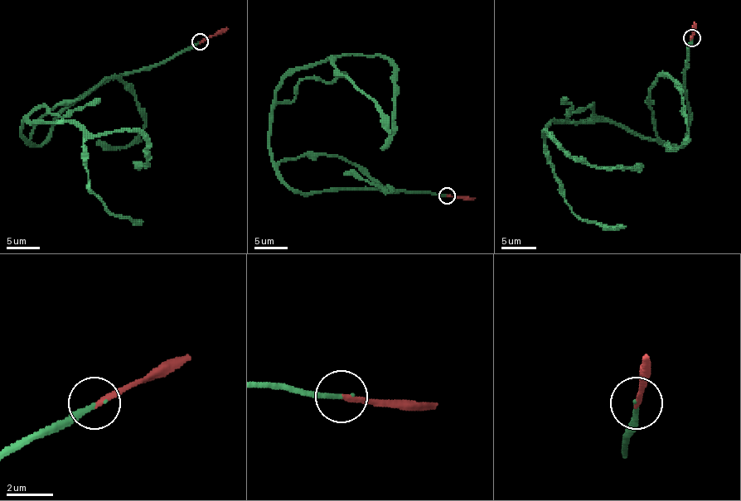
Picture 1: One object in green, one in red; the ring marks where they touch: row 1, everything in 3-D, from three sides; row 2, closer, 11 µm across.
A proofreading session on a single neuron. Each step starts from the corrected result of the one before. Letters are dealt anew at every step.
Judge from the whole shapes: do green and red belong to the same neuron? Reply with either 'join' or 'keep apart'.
join

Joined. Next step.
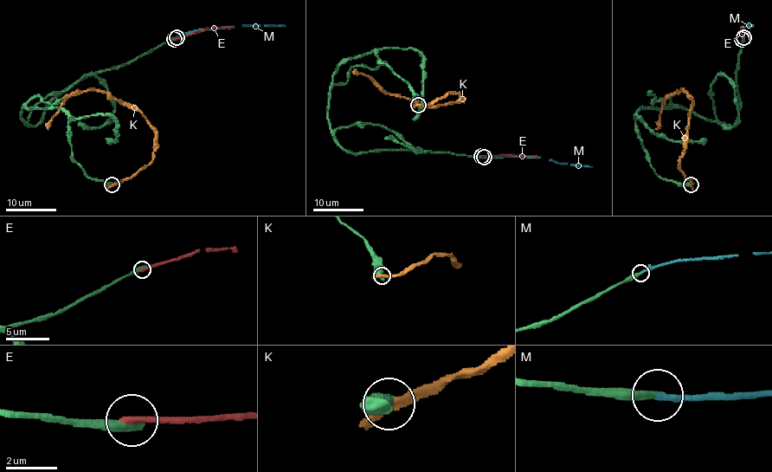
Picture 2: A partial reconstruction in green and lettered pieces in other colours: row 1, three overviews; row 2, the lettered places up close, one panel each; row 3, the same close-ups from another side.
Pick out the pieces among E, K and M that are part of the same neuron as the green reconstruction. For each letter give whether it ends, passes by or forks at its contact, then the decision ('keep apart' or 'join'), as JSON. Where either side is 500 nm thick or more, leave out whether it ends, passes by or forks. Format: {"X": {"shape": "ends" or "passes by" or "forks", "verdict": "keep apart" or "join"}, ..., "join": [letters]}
{"E": {"shape": "ends", "verdict": "keep apart"}, "K": {"verdict": "keep apart"}, "M": {"shape": "ends", "verdict": "join"}, "join": ["M"]}

